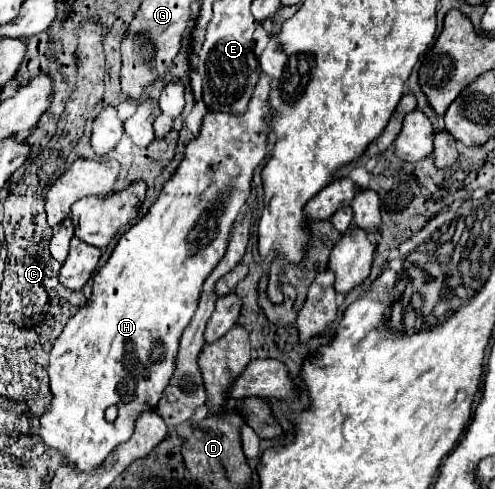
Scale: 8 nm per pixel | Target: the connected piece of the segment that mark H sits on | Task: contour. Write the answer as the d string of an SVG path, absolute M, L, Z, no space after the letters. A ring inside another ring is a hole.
M260 74L244 114L206 112L200 132L186 142L184 158L176 172L164 182L146 216L120 236L112 256L94 276L88 304L66 322L56 338L48 364L54 398L48 412L40 418L40 436L50 448L64 454L64 462L72 462L72 466L80 466L80 470L94 470L120 442L132 436L138 414L156 408L164 386L168 386L168 378L172 378L180 334L196 312L202 284L222 260L232 224L250 196L252 172L268 154L270 140L266 126L272 116L268 94L270 76ZM112 404L116 404L120 412L114 422L106 422L104 412Z

